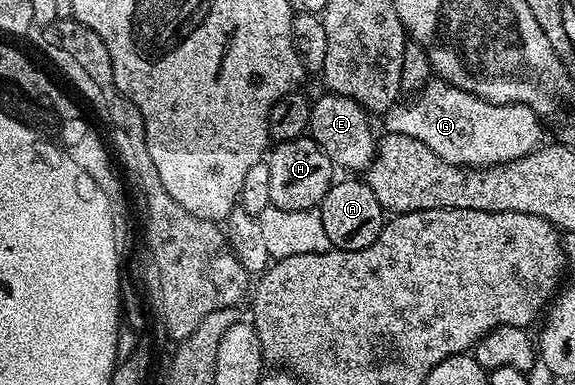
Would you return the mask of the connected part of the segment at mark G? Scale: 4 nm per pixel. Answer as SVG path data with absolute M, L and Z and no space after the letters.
M433 78L420 92L414 93L408 104L397 102L382 113L384 129L397 134L409 134L417 142L425 142L437 158L465 168L491 168L494 164L508 164L534 148L540 147L541 121L524 104L494 104L477 98L460 88L454 88Z

